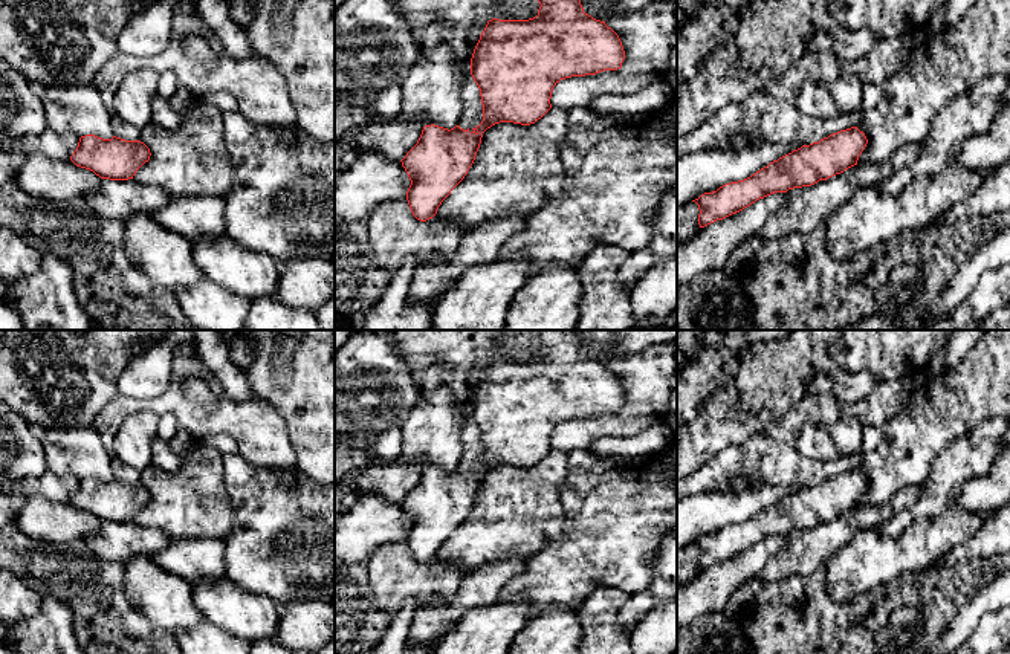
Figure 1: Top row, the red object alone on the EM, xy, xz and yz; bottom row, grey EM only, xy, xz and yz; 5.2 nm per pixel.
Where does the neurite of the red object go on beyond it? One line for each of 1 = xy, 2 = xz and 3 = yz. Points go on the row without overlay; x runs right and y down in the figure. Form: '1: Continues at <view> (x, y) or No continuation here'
1: No continuation here
2: No continuation here
3: No continuation here

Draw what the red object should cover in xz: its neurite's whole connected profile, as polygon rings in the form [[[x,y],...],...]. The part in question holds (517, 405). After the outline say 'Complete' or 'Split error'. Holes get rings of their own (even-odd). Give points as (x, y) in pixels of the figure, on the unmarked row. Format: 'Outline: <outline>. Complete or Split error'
Outline: [[[539,330],[538,344],[541,348],[536,359],[492,361],[480,377],[471,400],[471,417],[480,431],[481,466],[472,471],[472,475],[460,468],[451,472],[434,466],[425,468],[417,486],[400,503],[411,523],[406,542],[417,562],[432,561],[442,544],[465,521],[487,471],[500,465],[535,466],[552,451],[552,434],[561,422],[622,410],[625,393],[619,377],[605,364],[585,356],[575,333]]]. Complete

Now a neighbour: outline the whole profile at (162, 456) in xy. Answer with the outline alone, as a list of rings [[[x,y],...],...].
[[[156,437],[151,446],[151,465],[173,472],[179,469],[182,461],[189,457],[189,454],[191,451],[183,454],[174,452],[168,440]]]

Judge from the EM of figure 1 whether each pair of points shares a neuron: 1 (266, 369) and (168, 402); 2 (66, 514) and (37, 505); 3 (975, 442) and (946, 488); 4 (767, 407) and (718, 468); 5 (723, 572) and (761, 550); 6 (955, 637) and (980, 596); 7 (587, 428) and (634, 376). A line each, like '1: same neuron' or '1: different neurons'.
1: different neurons
2: same neuron
3: same neuron
4: different neurons
5: same neuron
6: same neuron
7: same neuron

